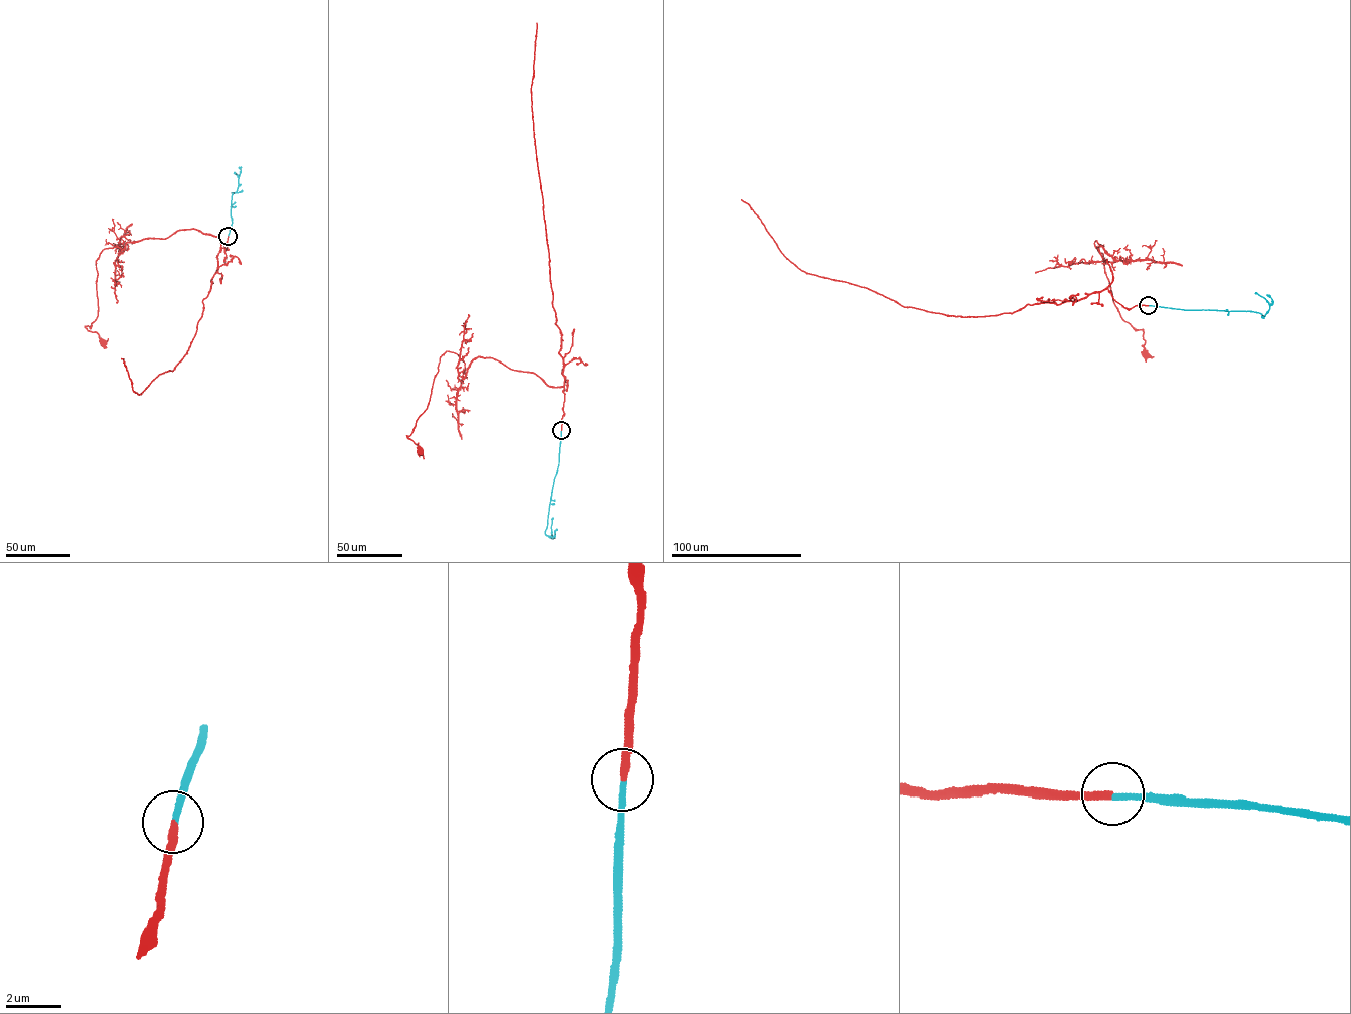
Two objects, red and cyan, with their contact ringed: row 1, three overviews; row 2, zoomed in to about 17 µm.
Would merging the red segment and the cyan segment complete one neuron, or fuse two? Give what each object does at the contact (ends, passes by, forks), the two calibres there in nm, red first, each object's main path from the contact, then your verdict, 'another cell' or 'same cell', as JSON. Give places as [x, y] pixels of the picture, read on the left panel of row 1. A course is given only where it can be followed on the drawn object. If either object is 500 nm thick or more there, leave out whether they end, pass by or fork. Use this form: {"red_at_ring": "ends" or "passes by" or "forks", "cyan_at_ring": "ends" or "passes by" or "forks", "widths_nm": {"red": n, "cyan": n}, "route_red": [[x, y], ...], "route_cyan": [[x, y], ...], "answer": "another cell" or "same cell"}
{"red_at_ring": "ends", "cyan_at_ring": "ends", "widths_nm": {"red": 280, "cyan": 200}, "route_red": [[228, 236], [226, 250], [192, 229], [128, 242], [122, 252], [104, 249], [98, 313], [85, 327], [102, 341]], "route_cyan": [[228, 236], [232, 222], [232, 192], [237, 190], [239, 182], [235, 173]], "answer": "same cell"}

